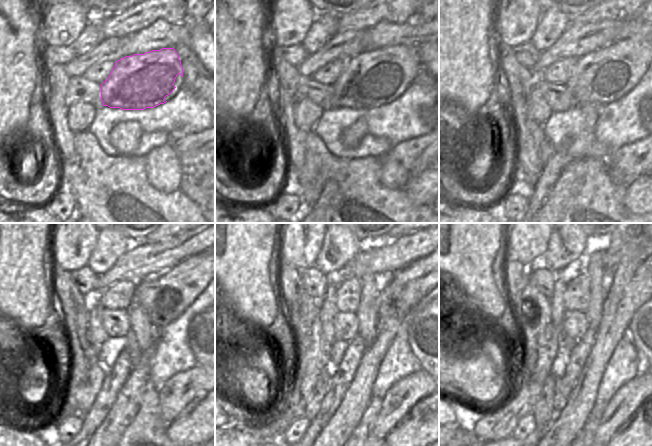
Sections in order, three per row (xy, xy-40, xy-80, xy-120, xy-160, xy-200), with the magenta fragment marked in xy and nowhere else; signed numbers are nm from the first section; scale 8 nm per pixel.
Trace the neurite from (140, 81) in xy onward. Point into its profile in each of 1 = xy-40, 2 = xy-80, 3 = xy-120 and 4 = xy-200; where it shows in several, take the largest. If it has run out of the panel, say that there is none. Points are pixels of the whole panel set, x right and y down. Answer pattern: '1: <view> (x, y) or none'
1: xy-40 (368, 80)
2: xy-80 (585, 85)
3: xy-120 (194, 268)
4: xy-200 (642, 269)

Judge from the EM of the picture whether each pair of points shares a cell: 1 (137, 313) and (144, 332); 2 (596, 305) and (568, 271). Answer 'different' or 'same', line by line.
1: same
2: different

